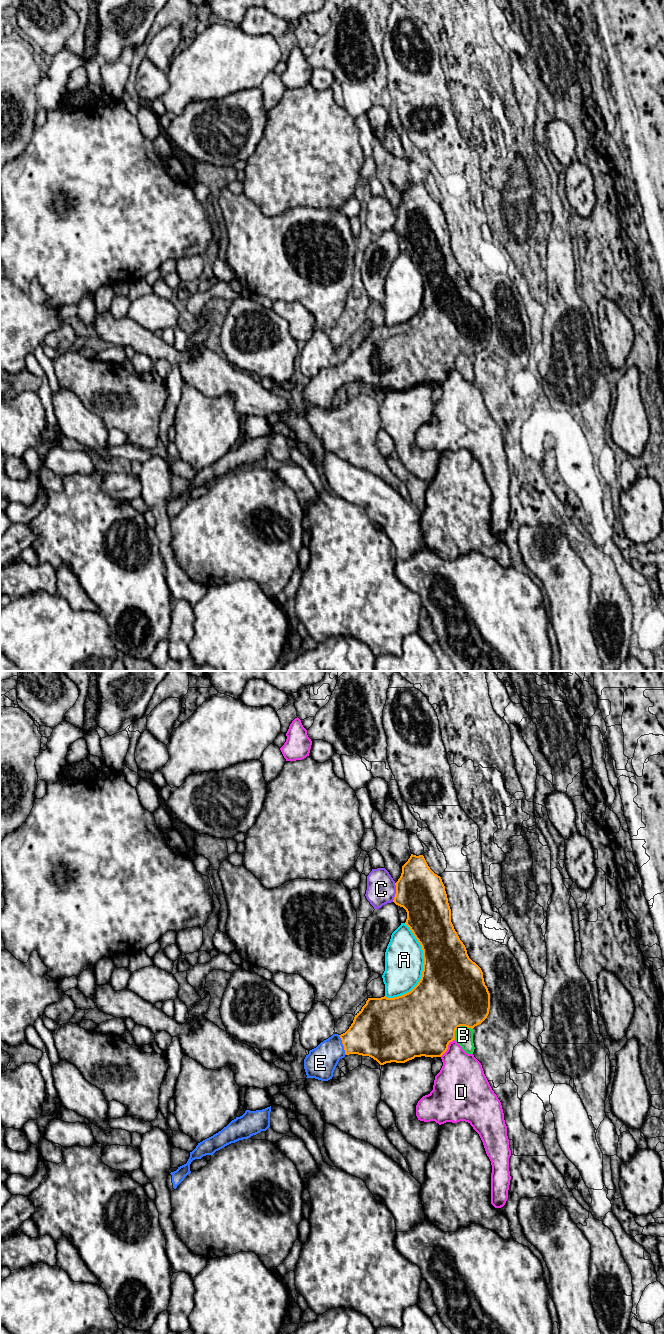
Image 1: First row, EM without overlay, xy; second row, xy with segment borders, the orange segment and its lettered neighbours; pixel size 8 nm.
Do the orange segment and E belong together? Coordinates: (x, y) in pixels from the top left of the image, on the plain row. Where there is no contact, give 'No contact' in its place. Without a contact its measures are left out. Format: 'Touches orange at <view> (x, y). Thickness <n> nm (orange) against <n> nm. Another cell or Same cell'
Touches orange at xy (343, 373). Thickness 360 nm (orange) against 240 nm. Same cell

